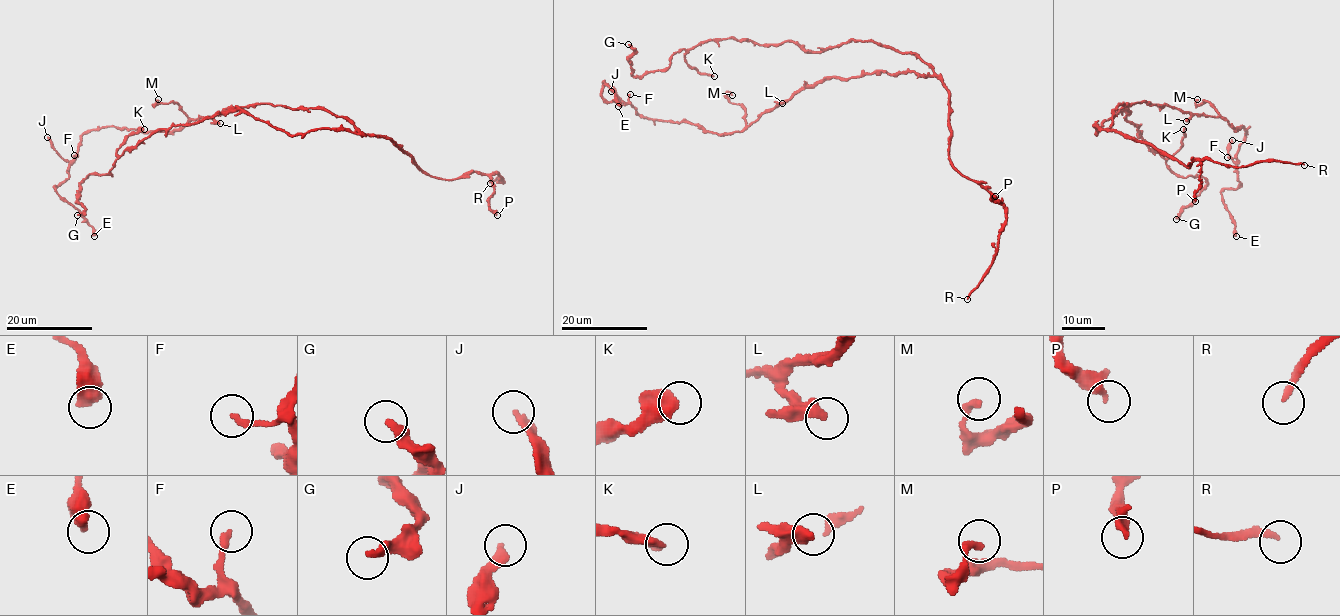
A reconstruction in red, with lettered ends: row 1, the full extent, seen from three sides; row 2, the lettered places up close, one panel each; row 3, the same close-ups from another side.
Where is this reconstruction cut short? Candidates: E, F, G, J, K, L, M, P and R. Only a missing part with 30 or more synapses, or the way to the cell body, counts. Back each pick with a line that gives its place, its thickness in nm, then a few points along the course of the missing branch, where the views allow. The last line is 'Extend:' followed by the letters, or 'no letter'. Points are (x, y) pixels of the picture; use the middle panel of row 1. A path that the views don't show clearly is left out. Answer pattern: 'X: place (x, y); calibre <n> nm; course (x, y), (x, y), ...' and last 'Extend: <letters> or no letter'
R: place (967, 299); calibre 240 nm
Extend: R

